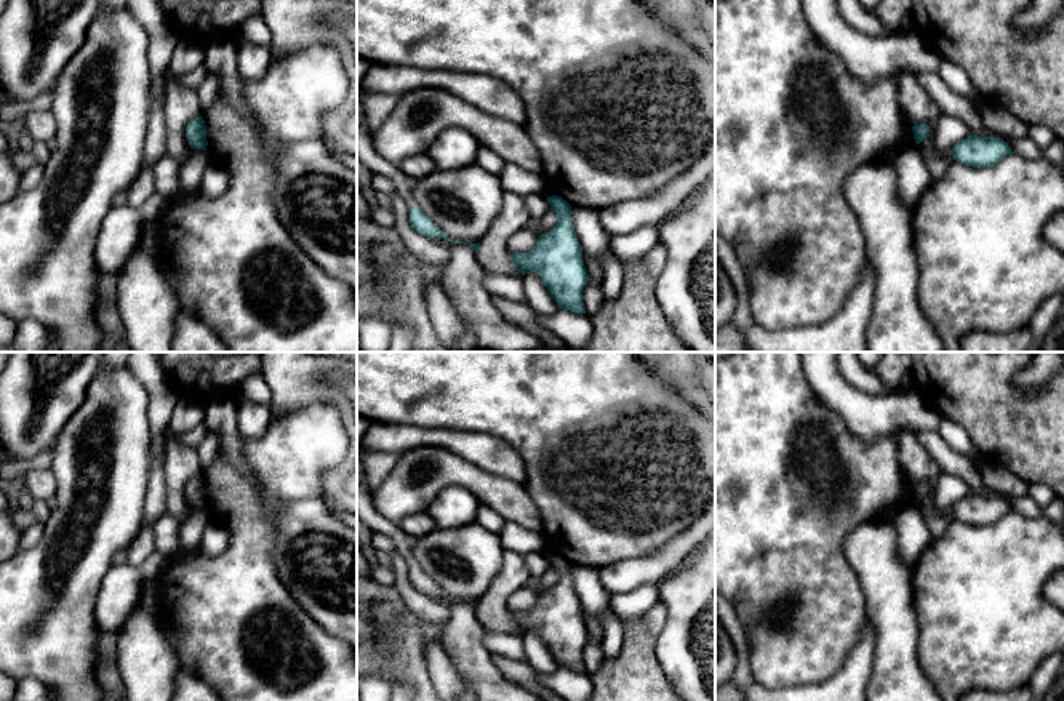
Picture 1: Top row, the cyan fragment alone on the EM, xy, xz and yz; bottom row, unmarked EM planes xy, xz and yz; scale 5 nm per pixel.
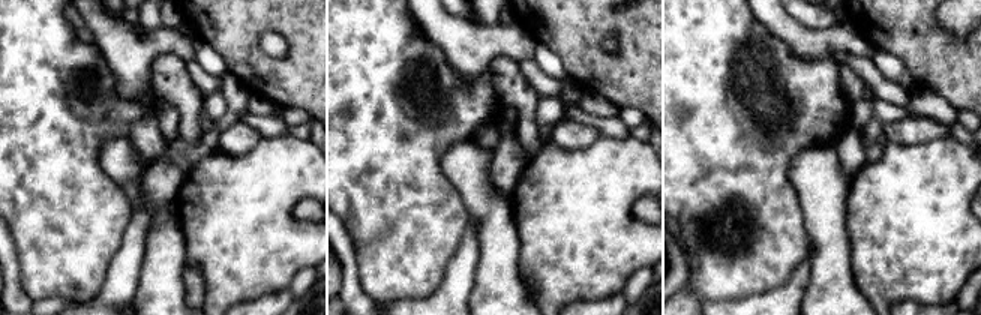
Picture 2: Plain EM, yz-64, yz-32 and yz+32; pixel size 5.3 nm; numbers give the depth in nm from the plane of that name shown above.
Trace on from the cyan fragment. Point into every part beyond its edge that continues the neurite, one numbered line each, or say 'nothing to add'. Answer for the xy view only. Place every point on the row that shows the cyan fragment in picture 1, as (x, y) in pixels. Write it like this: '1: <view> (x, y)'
nothing to add

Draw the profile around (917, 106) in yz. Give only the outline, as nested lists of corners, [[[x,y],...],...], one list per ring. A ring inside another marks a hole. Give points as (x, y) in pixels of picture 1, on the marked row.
[[[899,70],[894,74],[898,83],[898,98],[901,110],[910,126],[925,123],[930,126],[930,136],[922,141],[920,150],[933,181],[946,174],[949,162],[934,149],[934,130],[941,112],[928,93],[922,88],[914,70]]]

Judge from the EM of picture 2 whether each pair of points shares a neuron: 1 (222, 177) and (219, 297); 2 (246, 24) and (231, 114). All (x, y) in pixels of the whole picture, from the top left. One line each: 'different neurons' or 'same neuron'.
1: same neuron
2: different neurons

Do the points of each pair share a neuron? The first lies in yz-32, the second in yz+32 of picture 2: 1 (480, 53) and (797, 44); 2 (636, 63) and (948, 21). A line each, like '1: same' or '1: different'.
1: same
2: different

